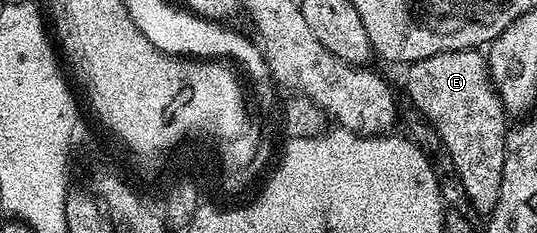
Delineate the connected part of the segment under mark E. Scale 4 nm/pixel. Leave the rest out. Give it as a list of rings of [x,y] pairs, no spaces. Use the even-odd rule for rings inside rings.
[[[476,48],[437,52],[431,58],[423,58],[408,65],[406,72],[409,72],[405,76],[405,88],[409,91],[409,100],[429,119],[430,126],[437,131],[437,136],[441,139],[454,170],[457,171],[457,180],[461,183],[466,198],[473,203],[475,211],[482,214],[493,212],[495,202],[499,202],[499,186],[503,186],[507,113],[501,104],[501,95],[489,77],[488,59]]]

